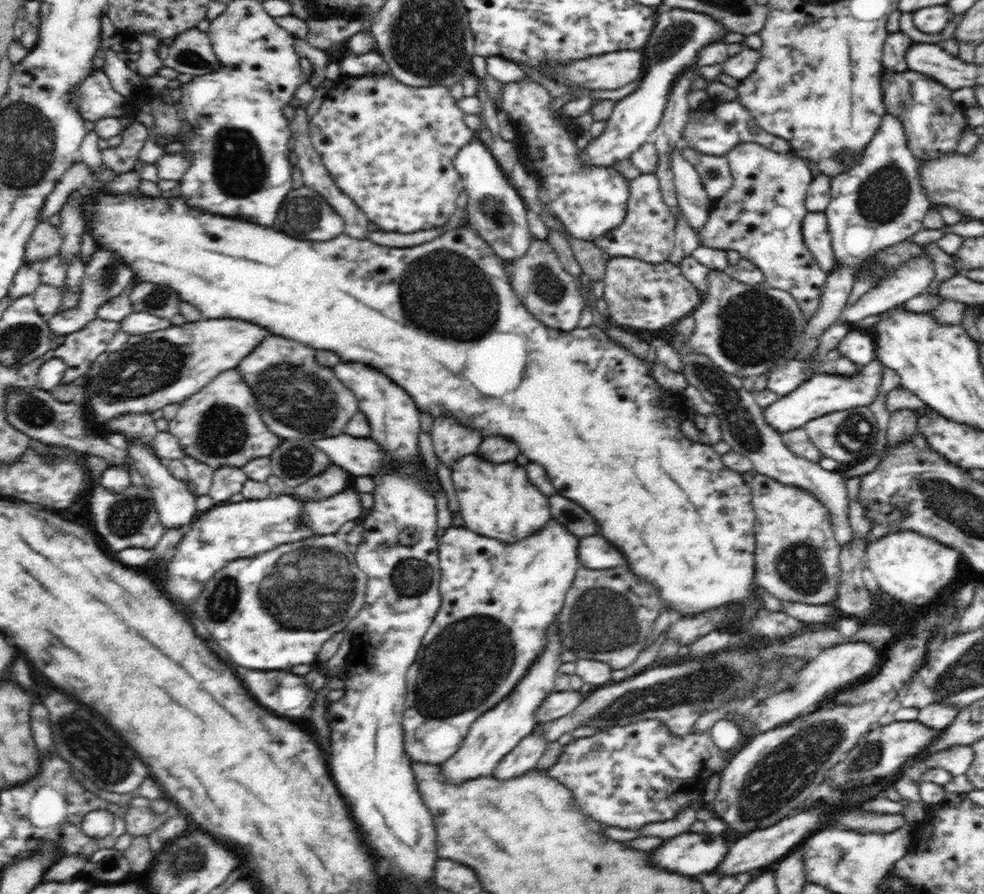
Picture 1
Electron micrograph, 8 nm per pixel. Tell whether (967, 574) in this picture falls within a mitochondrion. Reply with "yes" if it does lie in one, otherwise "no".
no

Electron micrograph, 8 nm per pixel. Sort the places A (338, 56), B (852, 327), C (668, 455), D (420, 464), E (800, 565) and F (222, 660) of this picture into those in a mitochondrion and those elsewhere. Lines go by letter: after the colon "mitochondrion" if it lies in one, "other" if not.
A: other
B: other
C: other
D: other
E: mitochondrion
F: other

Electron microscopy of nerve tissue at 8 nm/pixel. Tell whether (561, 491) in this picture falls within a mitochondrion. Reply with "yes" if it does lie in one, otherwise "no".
no

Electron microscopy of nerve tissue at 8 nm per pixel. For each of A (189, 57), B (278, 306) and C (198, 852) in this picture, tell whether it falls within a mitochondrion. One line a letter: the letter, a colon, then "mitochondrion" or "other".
A: mitochondrion
B: other
C: mitochondrion

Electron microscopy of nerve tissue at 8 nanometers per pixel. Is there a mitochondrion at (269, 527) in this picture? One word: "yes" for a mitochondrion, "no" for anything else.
yes

